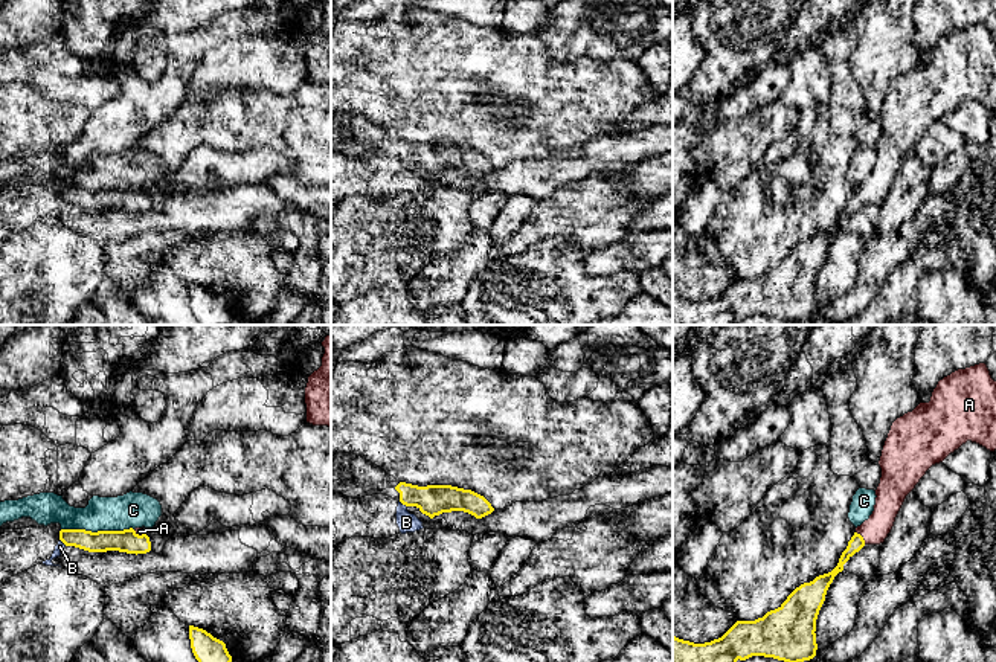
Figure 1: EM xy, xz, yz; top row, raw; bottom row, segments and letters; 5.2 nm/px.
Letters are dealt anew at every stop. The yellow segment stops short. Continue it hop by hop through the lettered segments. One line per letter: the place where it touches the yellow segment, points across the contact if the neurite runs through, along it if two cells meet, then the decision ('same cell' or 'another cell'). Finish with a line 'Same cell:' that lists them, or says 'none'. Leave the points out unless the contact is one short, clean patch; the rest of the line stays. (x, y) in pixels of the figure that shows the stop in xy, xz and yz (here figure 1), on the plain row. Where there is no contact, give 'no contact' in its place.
A: yz (862, 196) | across yz (856, 202), (862, 196), (883, 174), (889, 157) | same cell
B: xz (403, 162) | another cell
C: xy (98, 189) | along xy (61, 186), (92, 189), (133, 188) | another cell
Same cell: A

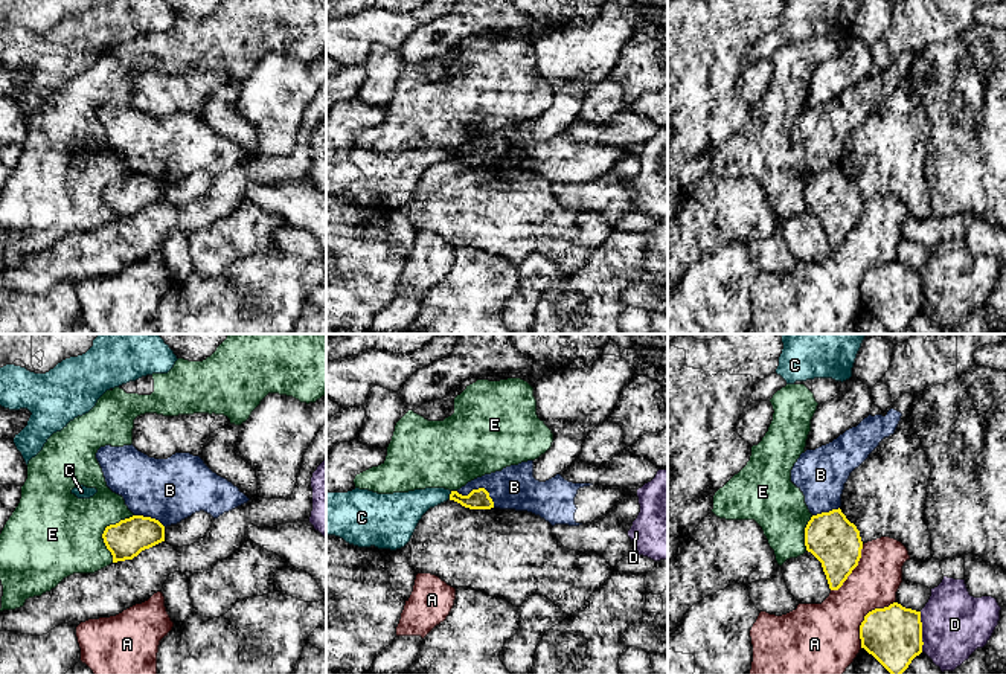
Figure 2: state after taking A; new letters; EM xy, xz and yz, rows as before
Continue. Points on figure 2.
A: yz (865, 276) | another cell
B: xz (479, 147) | along xz (456, 150), (468, 153), (473, 148), (483, 147), (494, 165) | another cell
C: xz (450, 153) | another cell
D: yz (921, 290) | another cell
E: xy (104, 189) | another cell
Same cell: none

